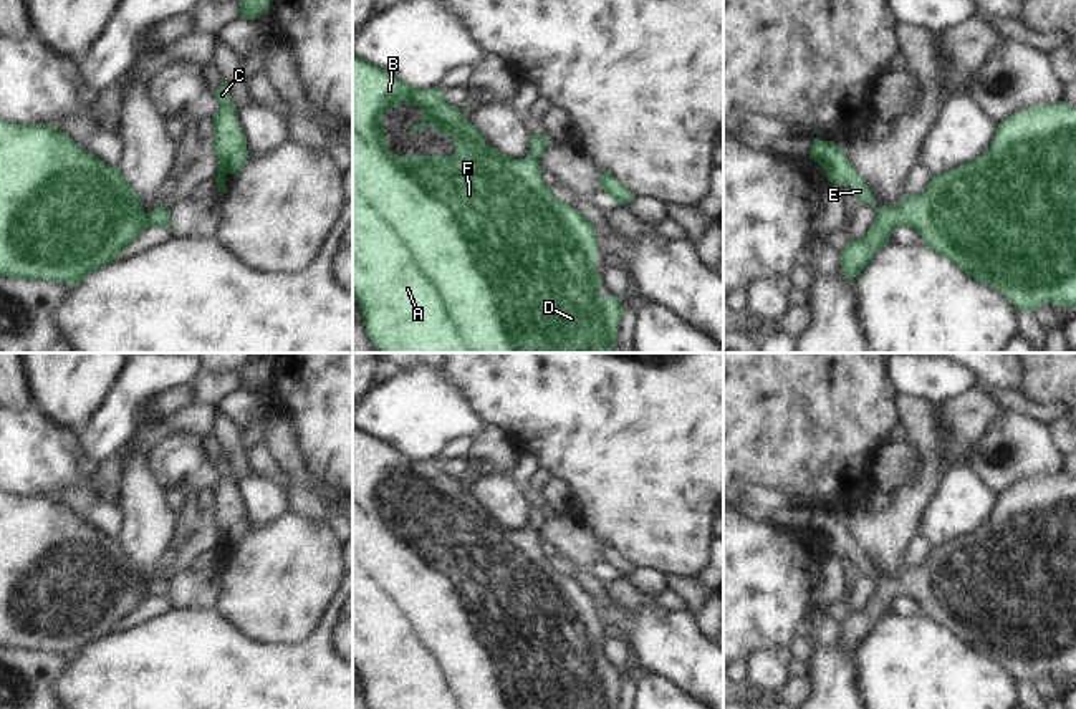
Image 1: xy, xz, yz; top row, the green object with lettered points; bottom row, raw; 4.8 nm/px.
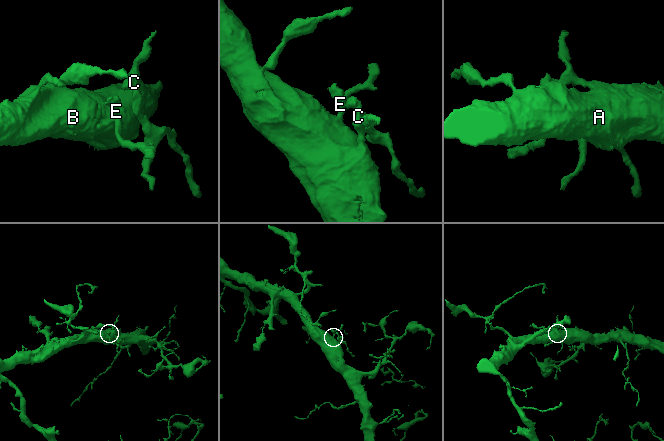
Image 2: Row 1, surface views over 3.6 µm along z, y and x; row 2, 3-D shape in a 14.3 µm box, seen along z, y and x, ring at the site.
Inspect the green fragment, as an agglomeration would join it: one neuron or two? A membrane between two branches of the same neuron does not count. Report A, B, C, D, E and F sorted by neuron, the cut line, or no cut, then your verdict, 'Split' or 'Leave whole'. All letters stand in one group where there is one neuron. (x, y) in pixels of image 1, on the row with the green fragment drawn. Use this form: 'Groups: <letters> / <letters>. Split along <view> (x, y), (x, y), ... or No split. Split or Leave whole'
Groups: A B C D E F. No split. Leave whole.

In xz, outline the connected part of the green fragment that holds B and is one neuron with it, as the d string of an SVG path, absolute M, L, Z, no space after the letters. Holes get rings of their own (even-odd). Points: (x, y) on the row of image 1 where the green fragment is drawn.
M353 53L353 297L358 300L359 308L363 311L364 326L369 340L377 348L377 353L612 353L612 348L617 340L617 323L624 313L621 306L621 298L614 295L608 295L606 298L598 297L598 290L603 285L603 277L596 273L598 263L598 234L594 225L574 207L568 205L564 200L556 199L550 186L541 181L541 157L550 144L548 137L543 136L531 136L530 151L525 159L513 159L502 151L488 146L485 142L485 134L478 129L477 124L472 124L465 119L459 108L450 106L442 98L442 89L416 89L411 84L404 83L397 75L392 71L377 66L356 53ZM394 106L419 106L422 109L422 123L419 126L411 126L409 134L414 136L417 129L425 131L427 126L437 129L437 136L454 136L454 156L397 156L387 147L387 136L386 129L382 128L384 114L392 109Z

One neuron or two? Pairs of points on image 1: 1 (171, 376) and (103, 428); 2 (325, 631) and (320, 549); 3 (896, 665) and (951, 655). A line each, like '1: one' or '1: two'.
1: one
2: two
3: one

